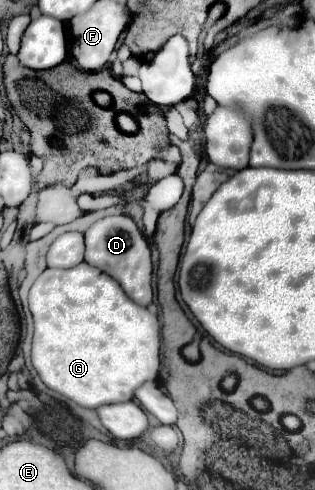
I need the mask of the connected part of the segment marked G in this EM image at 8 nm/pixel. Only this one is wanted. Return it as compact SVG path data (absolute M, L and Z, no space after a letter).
M81 263L77 267L71 267L71 269L45 269L39 279L35 281L35 285L31 287L29 291L29 309L33 313L33 319L35 319L35 335L33 335L33 355L31 355L31 361L33 361L33 367L37 369L39 377L43 379L43 383L73 399L75 403L83 405L83 407L89 407L89 409L97 409L101 405L109 405L109 403L123 403L123 401L133 401L133 395L135 391L147 383L147 381L153 381L159 377L159 371L161 371L161 323L159 323L159 317L155 311L151 311L149 307L143 307L143 305L137 305L135 301L131 301L127 297L127 293L123 291L123 287L113 279L109 277L107 273L103 273L101 269L93 267L93 265L87 265L87 263Z

